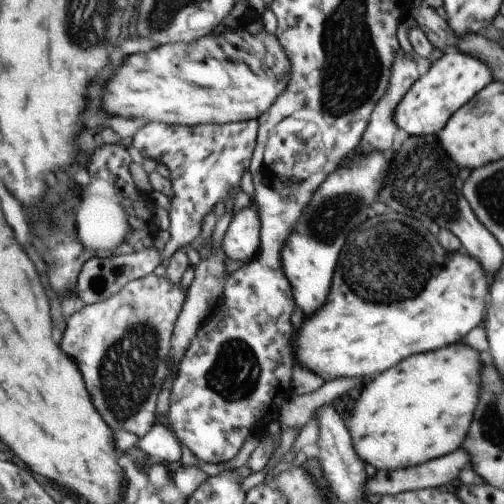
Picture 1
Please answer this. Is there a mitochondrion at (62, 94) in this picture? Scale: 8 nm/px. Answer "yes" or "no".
no

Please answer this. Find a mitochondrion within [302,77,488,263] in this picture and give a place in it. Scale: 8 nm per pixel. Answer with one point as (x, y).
(422, 181)

